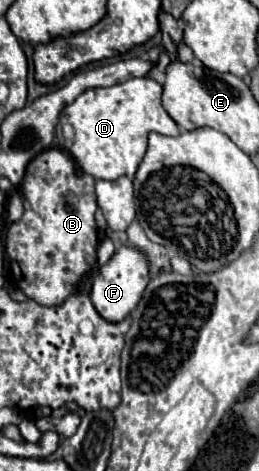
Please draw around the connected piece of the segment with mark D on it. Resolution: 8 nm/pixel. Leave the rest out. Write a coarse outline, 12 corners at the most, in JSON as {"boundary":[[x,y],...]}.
{"boundary":[[133,78],[65,106],[58,147],[95,180],[133,178],[147,134],[177,136],[161,84]]}

